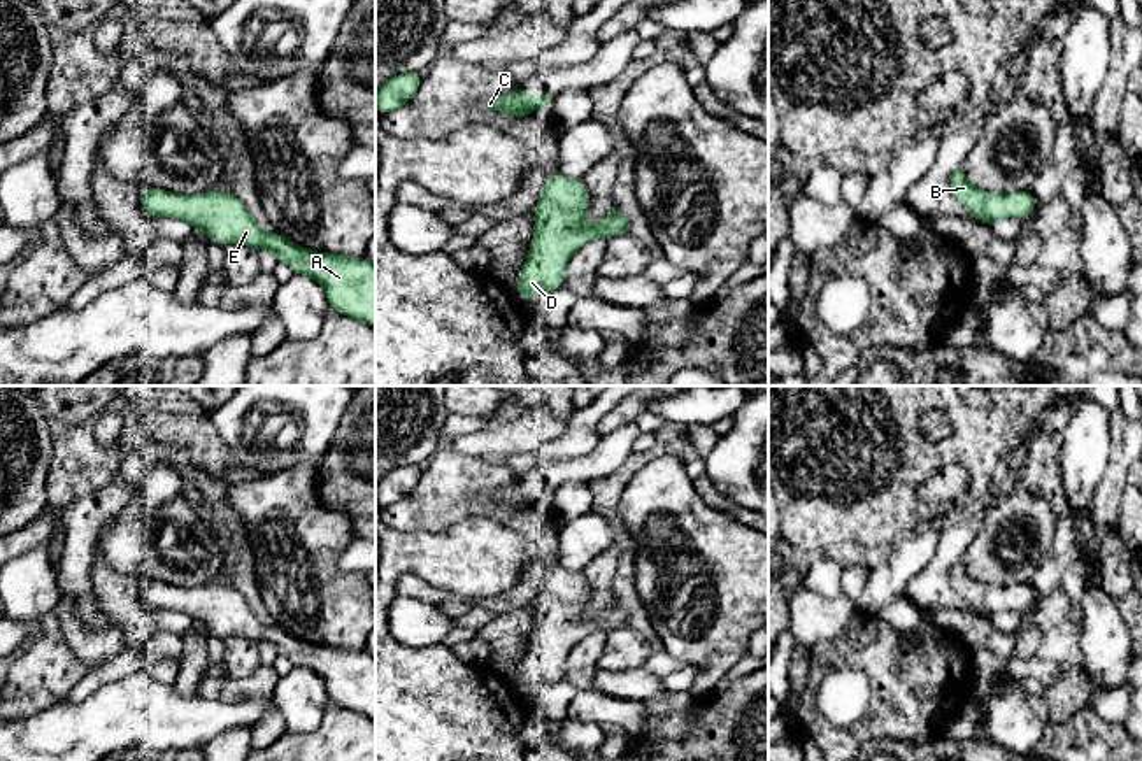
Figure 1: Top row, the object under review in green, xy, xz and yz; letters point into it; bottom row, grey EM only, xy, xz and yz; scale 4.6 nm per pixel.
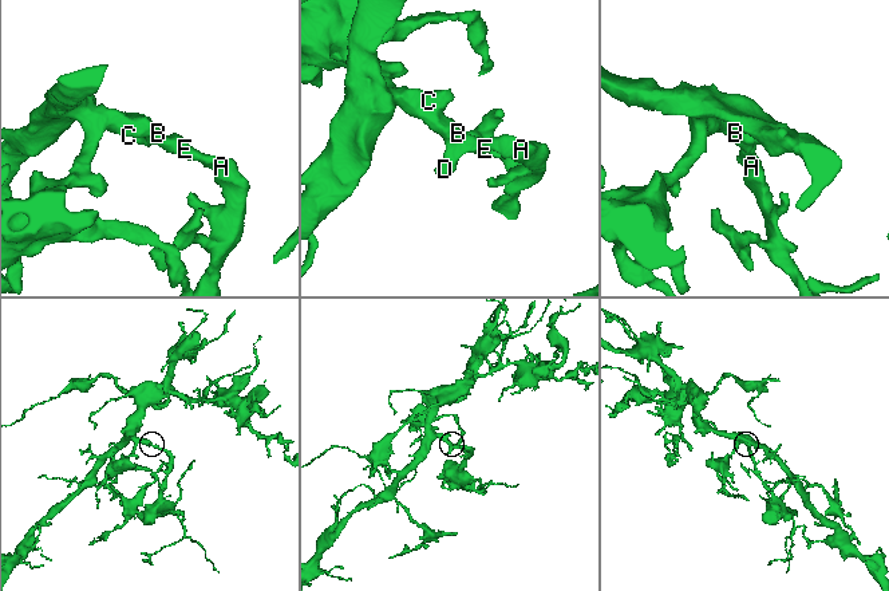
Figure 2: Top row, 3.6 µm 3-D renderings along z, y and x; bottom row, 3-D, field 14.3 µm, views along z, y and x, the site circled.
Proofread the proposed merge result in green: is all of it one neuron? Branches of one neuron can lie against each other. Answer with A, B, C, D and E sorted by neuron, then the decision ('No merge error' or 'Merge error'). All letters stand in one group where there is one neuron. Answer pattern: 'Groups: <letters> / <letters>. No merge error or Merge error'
Groups: A B C D E. No merge error

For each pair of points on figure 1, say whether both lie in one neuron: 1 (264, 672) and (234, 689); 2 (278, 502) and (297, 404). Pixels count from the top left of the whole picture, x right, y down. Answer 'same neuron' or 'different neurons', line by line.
1: same neuron
2: different neurons

